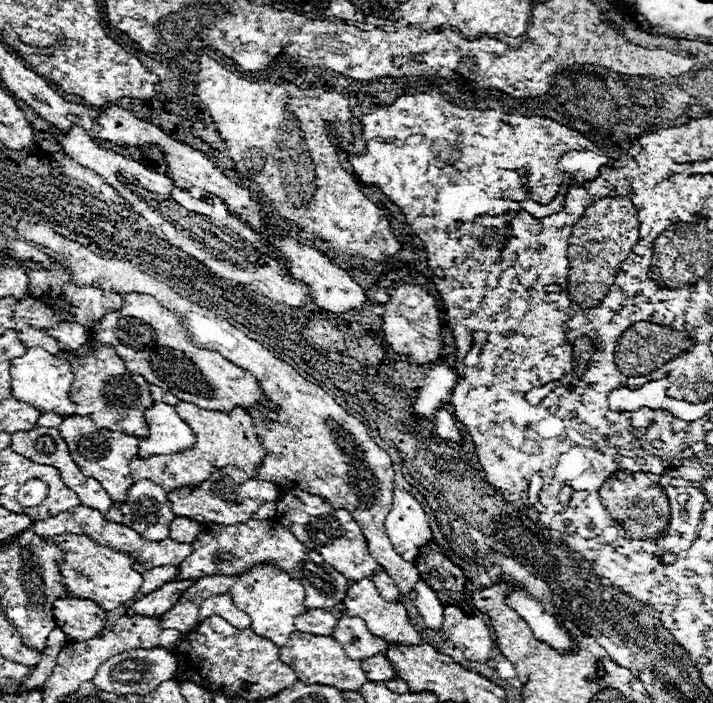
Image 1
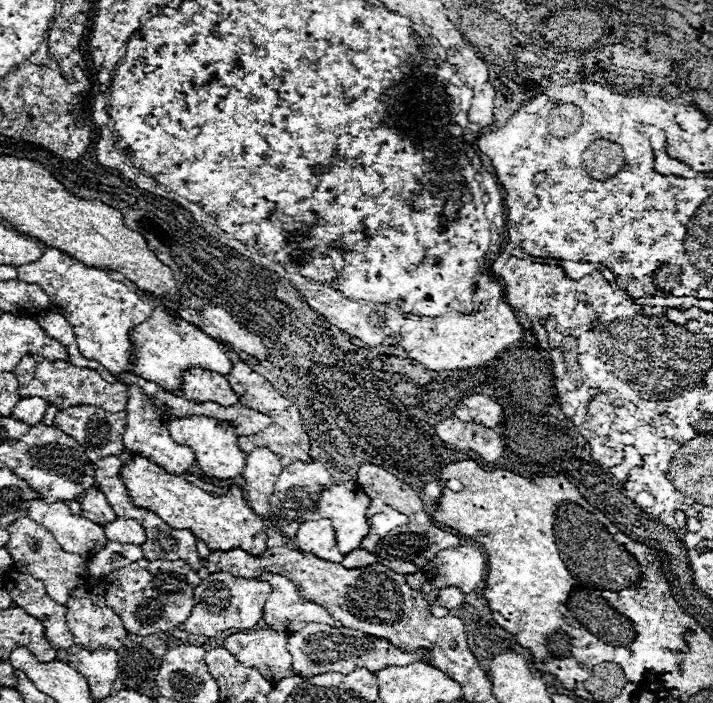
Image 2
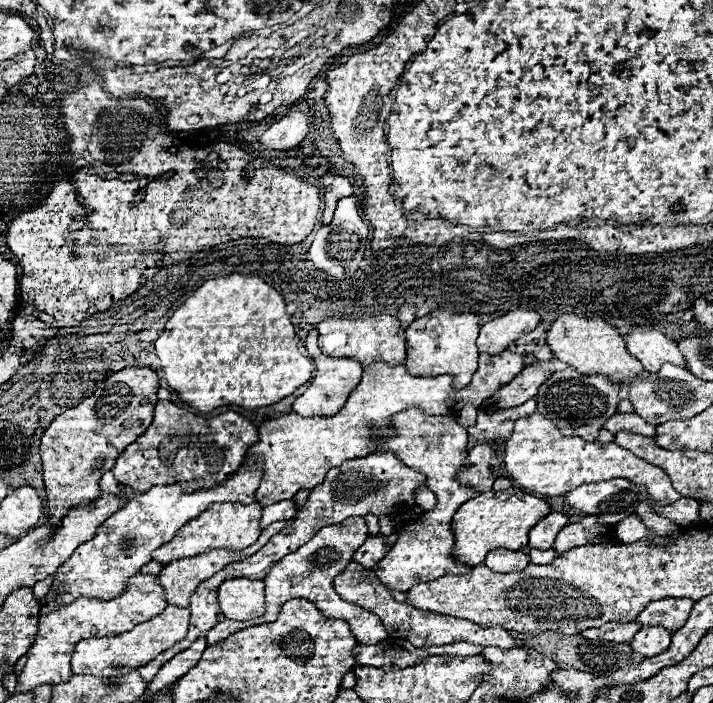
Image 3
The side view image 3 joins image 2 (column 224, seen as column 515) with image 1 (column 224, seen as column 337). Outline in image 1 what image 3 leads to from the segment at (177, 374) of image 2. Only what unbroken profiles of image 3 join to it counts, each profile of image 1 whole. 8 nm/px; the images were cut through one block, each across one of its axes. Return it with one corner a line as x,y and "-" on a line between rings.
180,402
176,406
176,412
180,414
180,418
184,418
184,422
188,422
188,426
192,426
196,434
196,446
186,452
170,456
152,456
148,460
134,458
132,480
140,482
144,478
150,478
158,486
164,486
166,492
172,492
186,486
190,488
200,486
200,482
204,482
204,478
208,478
220,466
234,466
238,470
244,470
250,478
258,478
258,466
266,456
266,448
254,434
250,414
246,414
242,408
236,408
230,414
218,410
202,410
190,402

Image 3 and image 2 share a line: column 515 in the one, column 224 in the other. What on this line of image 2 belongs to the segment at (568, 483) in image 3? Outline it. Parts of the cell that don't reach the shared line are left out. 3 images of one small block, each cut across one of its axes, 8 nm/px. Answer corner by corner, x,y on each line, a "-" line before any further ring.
192,416
192,418
174,418
168,424
168,430
170,430
170,436
174,442
180,442
180,444
192,448
192,452
196,454
196,462
206,476
216,478
216,480
230,480
230,478
236,478
242,474
242,470
246,466
246,458
240,452
240,448
236,446
238,436
230,428
220,426
212,418

